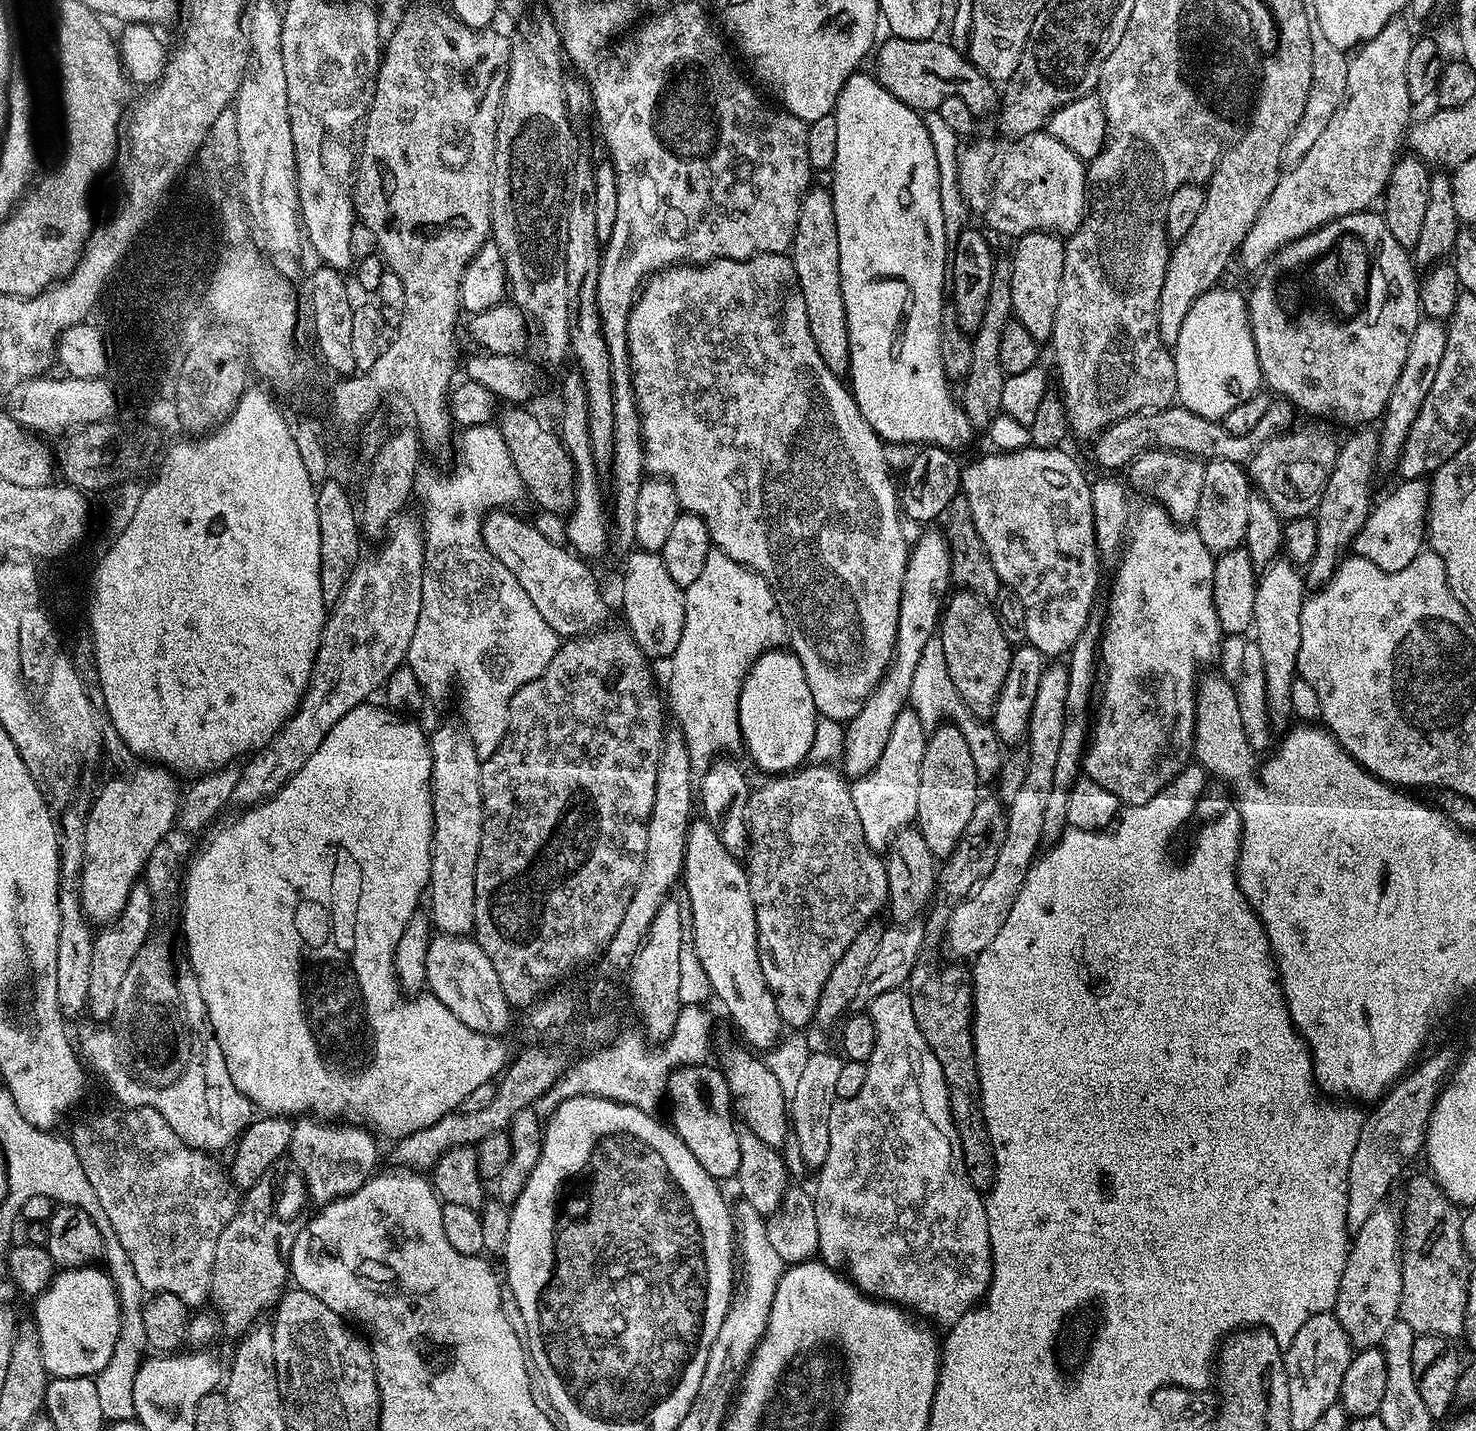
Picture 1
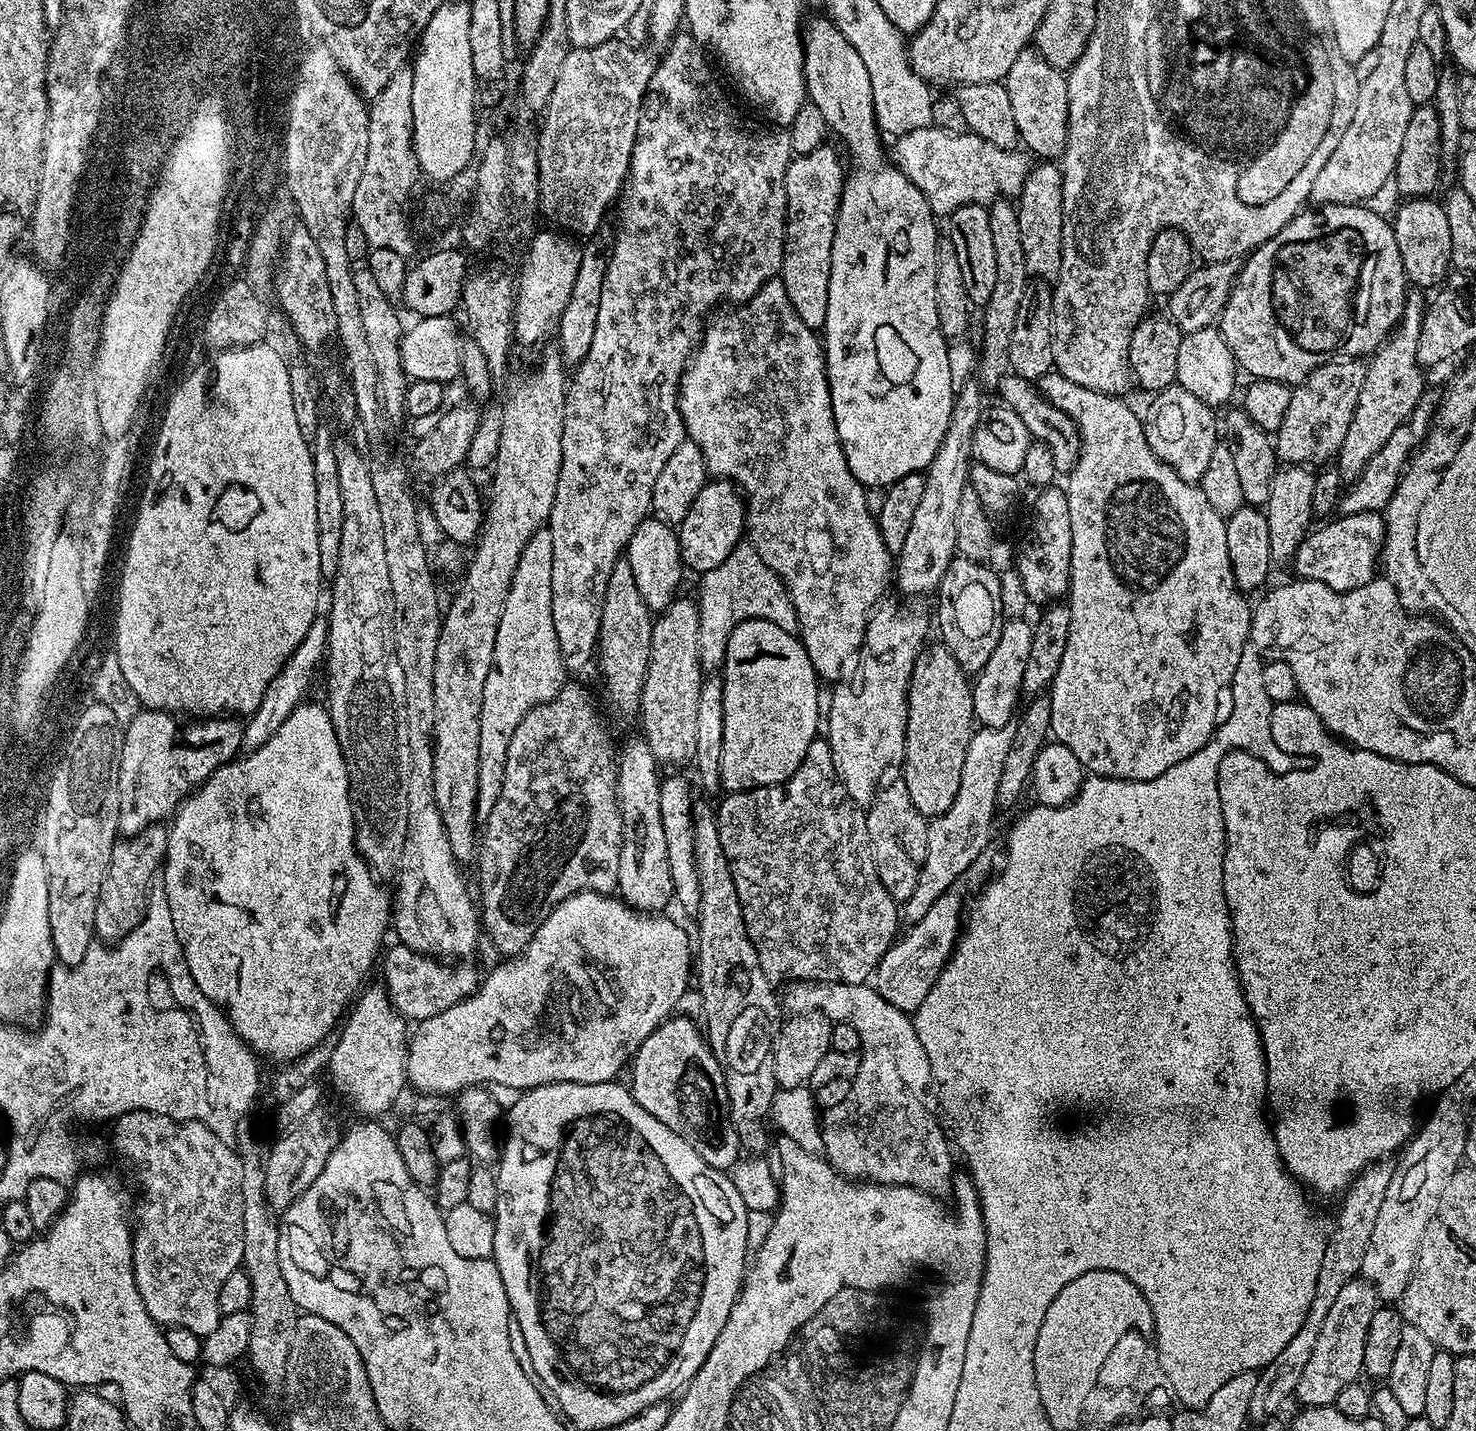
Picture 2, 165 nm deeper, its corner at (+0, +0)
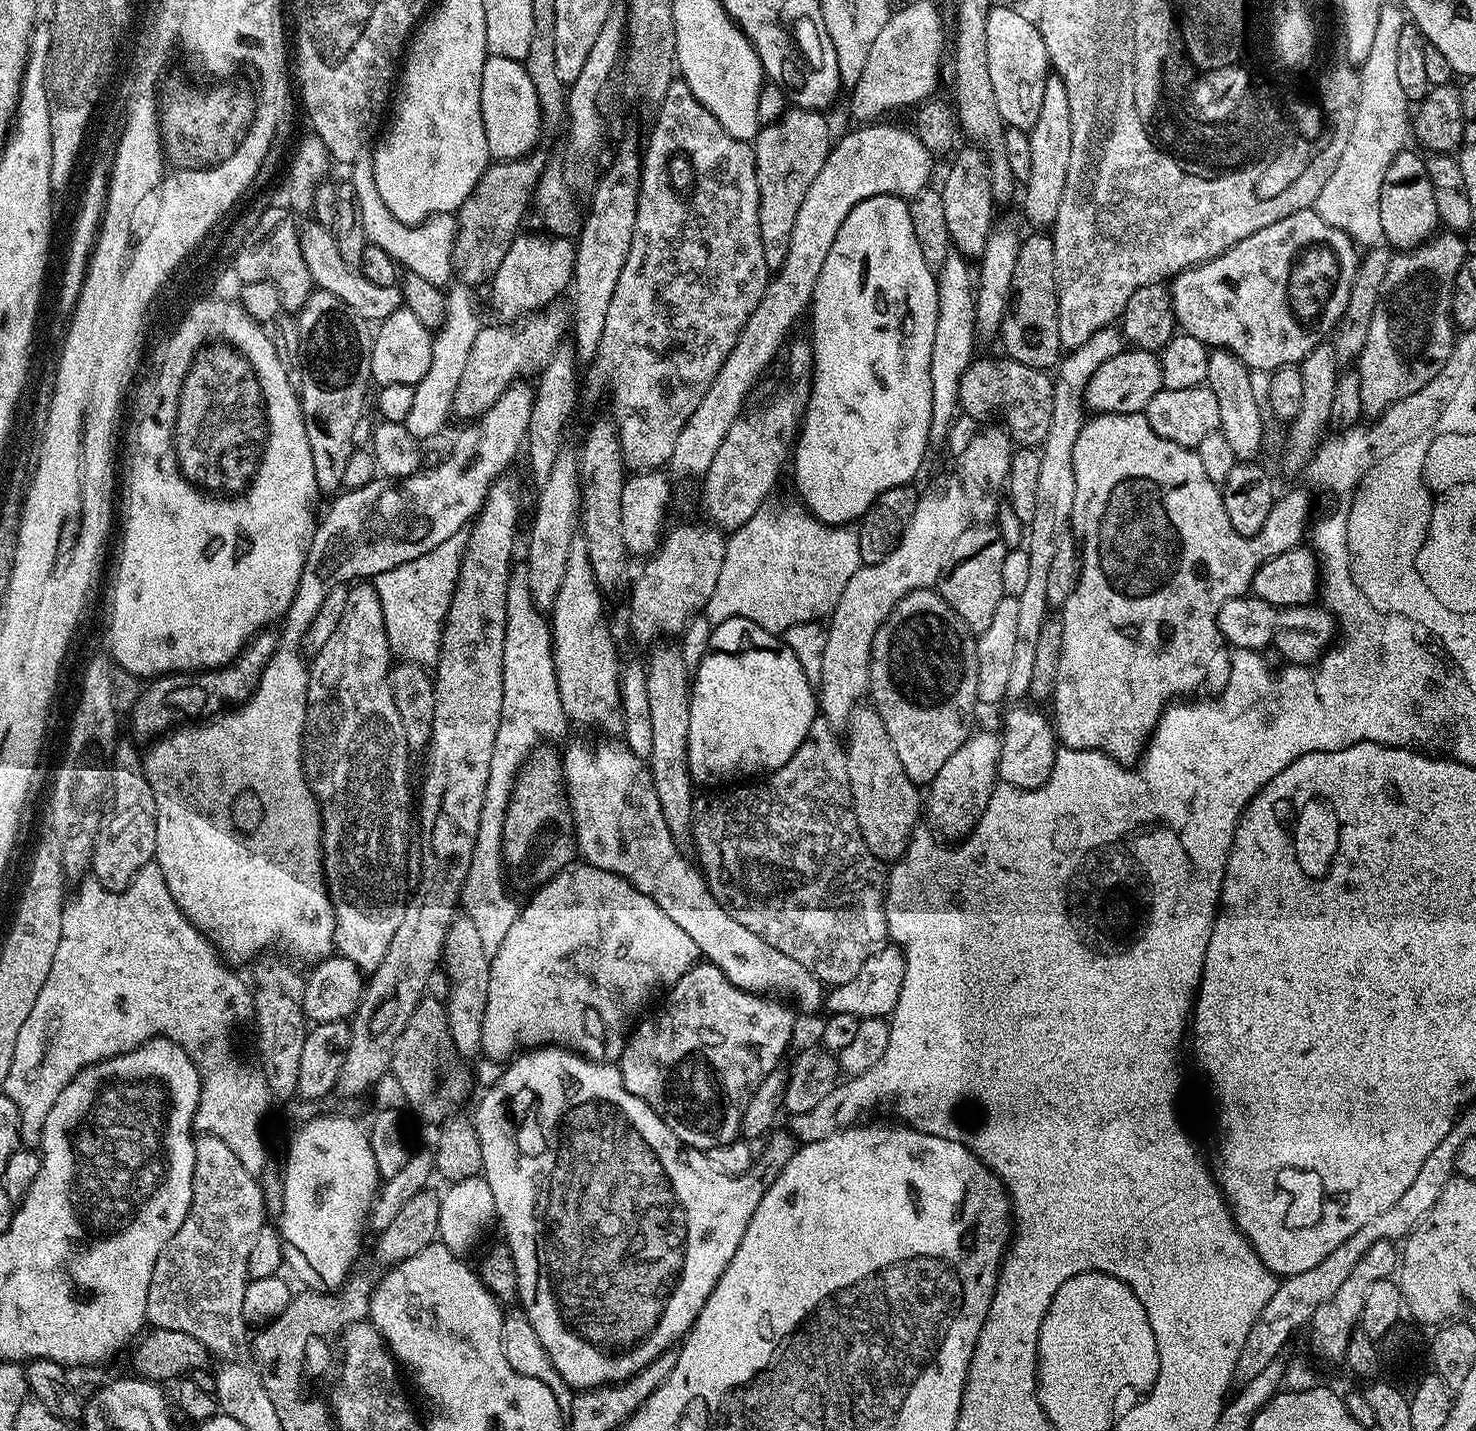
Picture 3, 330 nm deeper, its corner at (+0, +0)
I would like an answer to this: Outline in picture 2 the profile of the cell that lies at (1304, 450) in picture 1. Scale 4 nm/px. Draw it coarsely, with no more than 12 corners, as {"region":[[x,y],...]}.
{"region":[[1327,360],[1292,388],[1277,461],[1324,466],[1350,430],[1367,363]]}

